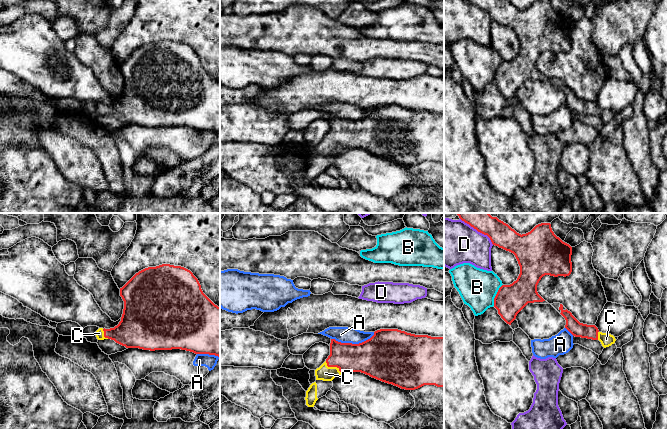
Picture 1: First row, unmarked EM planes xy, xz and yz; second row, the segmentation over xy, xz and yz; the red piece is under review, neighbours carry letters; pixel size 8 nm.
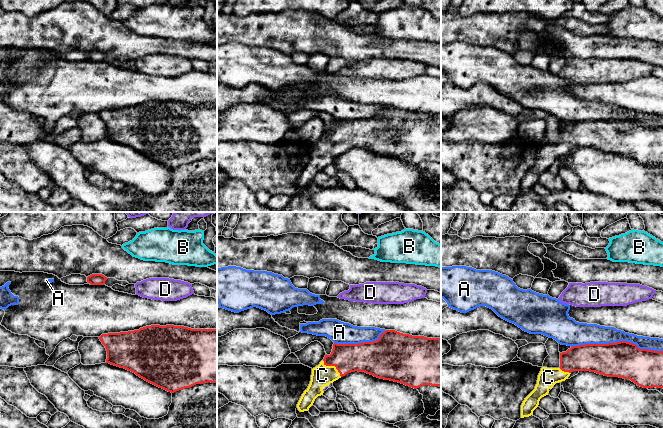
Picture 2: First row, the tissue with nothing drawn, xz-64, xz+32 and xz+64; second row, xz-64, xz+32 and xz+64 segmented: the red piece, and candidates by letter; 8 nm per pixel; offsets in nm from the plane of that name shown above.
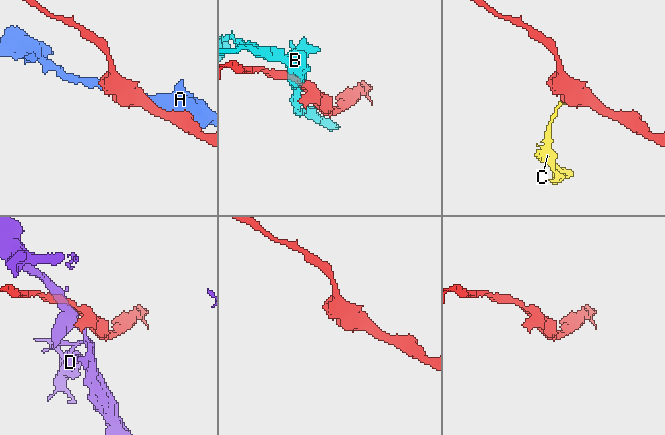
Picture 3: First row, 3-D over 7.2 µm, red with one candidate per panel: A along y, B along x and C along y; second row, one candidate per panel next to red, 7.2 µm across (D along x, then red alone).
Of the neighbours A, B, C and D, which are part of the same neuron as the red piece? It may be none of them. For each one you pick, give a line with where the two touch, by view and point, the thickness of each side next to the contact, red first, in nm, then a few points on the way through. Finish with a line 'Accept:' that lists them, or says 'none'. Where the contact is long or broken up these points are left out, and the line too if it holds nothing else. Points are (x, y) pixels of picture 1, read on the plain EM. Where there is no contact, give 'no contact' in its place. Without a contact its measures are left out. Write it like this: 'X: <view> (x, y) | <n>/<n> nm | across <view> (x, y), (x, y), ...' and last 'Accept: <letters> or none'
C: xz (333, 142) | 240/120 nm | across xz (348, 133), (343, 134), (333, 142), (325, 149)
Accept: C

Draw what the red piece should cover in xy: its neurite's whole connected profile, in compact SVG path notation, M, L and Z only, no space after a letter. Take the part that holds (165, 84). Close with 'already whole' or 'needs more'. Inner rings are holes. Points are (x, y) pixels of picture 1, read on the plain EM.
M170 40L145 44L120 64L120 72L124 77L121 97L114 104L99 104L96 107L98 116L111 115L126 124L150 127L181 125L220 133L220 83L203 69L198 55L190 46Z | needs more

